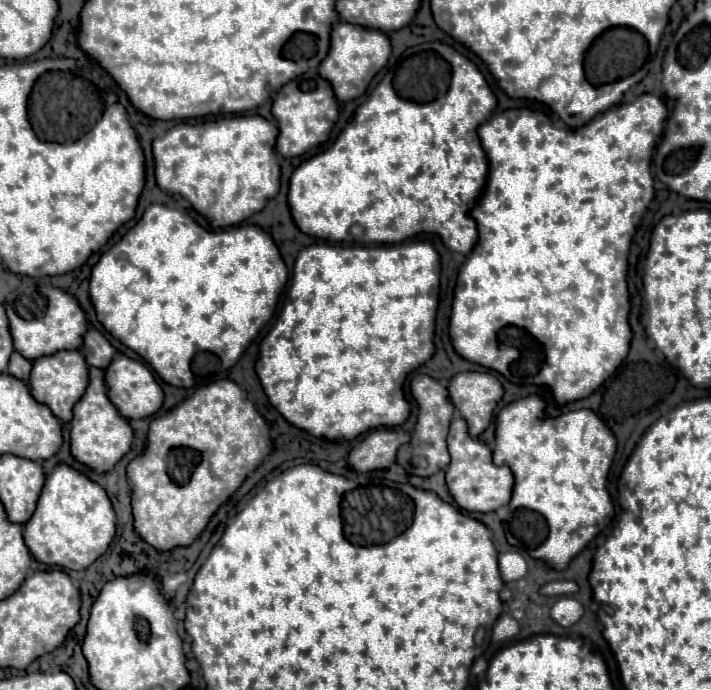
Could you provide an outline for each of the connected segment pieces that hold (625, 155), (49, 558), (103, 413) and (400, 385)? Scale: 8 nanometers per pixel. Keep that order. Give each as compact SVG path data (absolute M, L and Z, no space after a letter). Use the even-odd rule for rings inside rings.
M642 94L638 100L630 104L622 104L618 108L606 110L600 116L586 122L586 126L580 128L558 128L554 126L554 120L532 108L516 108L516 110L504 110L496 116L492 116L488 122L484 122L478 128L482 148L490 162L490 174L488 184L484 190L484 196L472 210L472 218L478 224L480 242L470 254L464 270L458 274L456 290L454 290L454 302L452 302L452 316L450 316L450 338L456 348L456 352L476 364L482 364L490 370L500 372L504 378L516 384L546 384L552 388L554 400L558 404L566 404L572 400L580 400L596 392L608 376L614 374L614 370L620 366L620 362L628 356L630 340L632 340L632 328L628 324L630 314L630 292L626 282L628 272L628 254L630 254L630 242L632 234L636 232L636 226L642 220L642 214L646 212L650 200L654 198L654 180L650 174L650 160L652 152L656 148L656 142L664 130L664 122L668 116L668 106L654 94Z
M58 464L52 470L52 474L46 478L36 512L24 524L24 540L26 540L26 546L30 548L30 552L34 554L34 558L48 566L64 568L64 570L88 568L96 558L100 558L106 552L114 534L116 534L116 512L112 508L112 502L110 502L106 490L68 464Z
M90 368L90 384L86 394L74 406L74 418L70 422L70 452L72 456L90 466L96 472L108 472L126 452L132 448L134 432L126 418L120 416L118 408L108 398L104 370Z
M408 240L392 245L339 245L312 244L306 246L296 262L292 272L292 286L288 292L288 302L270 330L270 334L260 344L260 358L256 362L258 378L264 386L266 396L272 406L286 416L286 420L314 436L330 438L330 440L354 440L362 432L378 426L400 426L410 416L410 404L404 396L406 376L432 358L434 354L434 326L436 326L436 310L438 310L438 294L440 294L440 256L430 240Z

